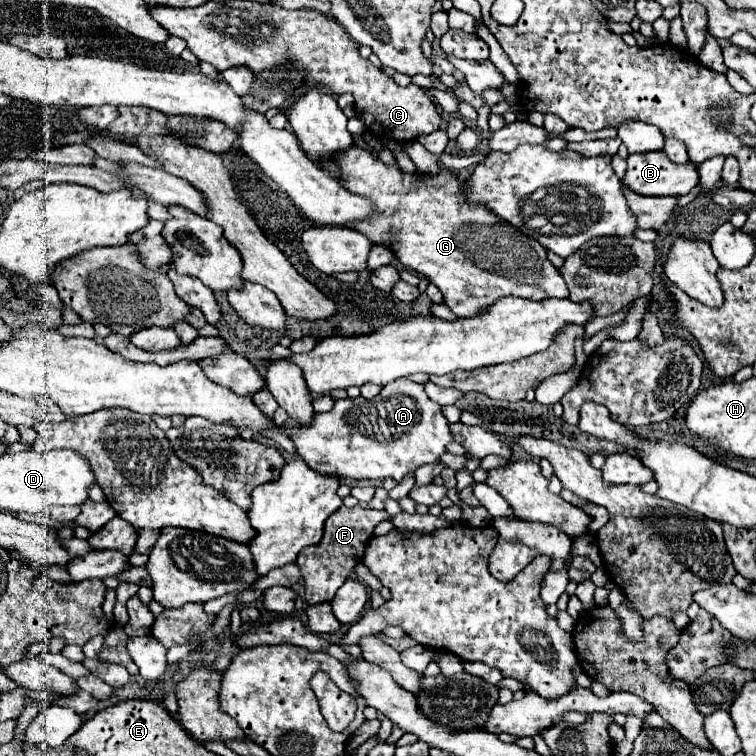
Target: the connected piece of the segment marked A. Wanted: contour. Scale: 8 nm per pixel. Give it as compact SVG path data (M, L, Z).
M398 379L388 383L374 399L360 397L346 397L338 399L328 413L316 413L310 427L294 427L284 429L294 445L298 455L306 461L306 465L320 475L340 477L340 479L396 479L398 483L408 475L414 473L418 467L426 463L438 463L440 457L446 453L446 445L452 441L448 421L440 413L440 405L430 401L424 393L420 383L412 383L406 379Z

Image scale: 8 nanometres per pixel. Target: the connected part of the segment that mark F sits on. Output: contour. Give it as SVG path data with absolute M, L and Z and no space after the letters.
M342 505L338 511L334 511L334 515L330 515L330 519L326 519L324 537L314 547L314 553L300 553L296 559L296 565L300 567L300 575L304 581L304 599L308 605L316 605L316 603L334 599L334 593L348 579L350 571L362 561L366 543L372 537L374 527L388 517L386 511L364 509L360 505L356 507Z

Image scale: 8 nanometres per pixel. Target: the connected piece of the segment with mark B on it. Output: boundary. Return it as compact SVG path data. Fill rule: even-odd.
M664 151L632 153L626 159L628 169L622 185L640 195L686 195L698 183L698 167L692 163L676 165L666 159Z

